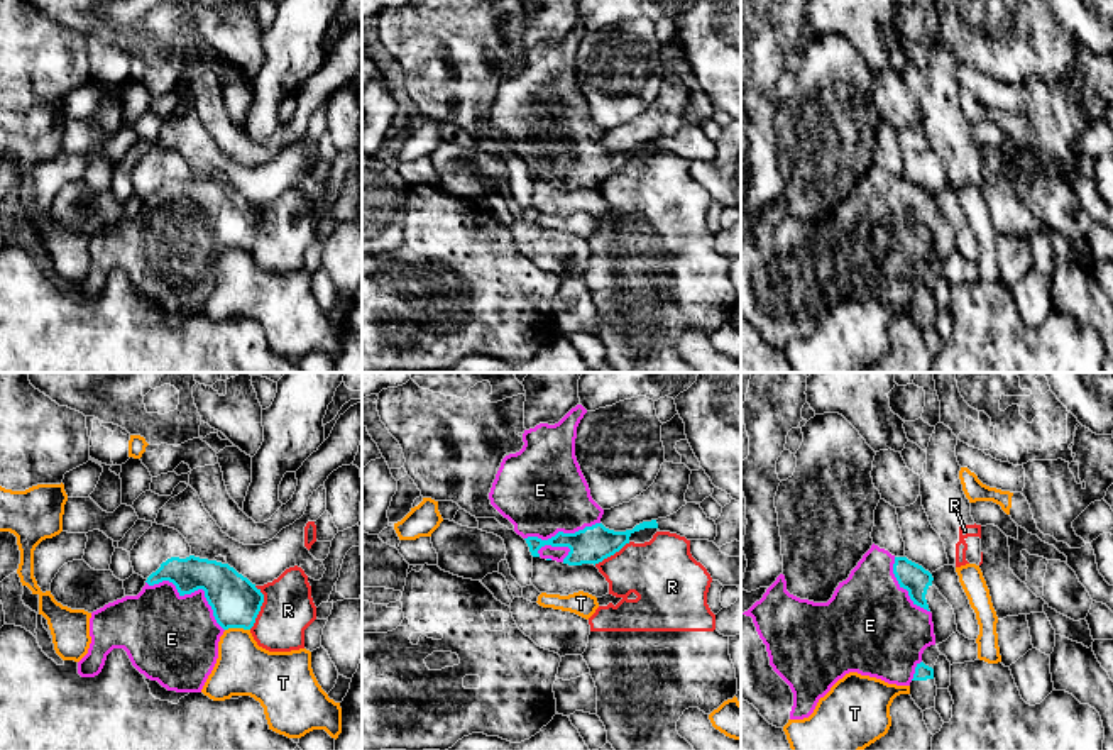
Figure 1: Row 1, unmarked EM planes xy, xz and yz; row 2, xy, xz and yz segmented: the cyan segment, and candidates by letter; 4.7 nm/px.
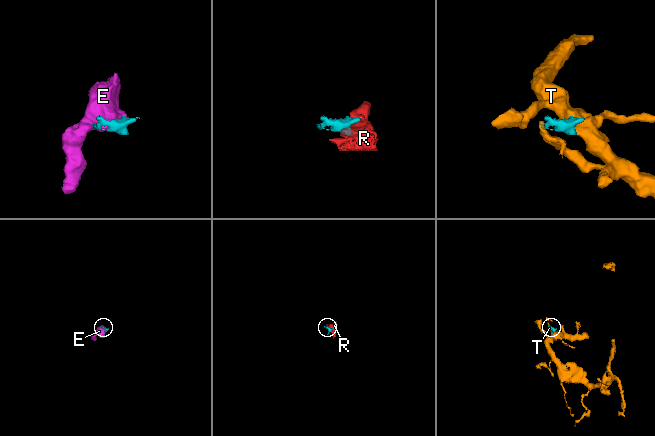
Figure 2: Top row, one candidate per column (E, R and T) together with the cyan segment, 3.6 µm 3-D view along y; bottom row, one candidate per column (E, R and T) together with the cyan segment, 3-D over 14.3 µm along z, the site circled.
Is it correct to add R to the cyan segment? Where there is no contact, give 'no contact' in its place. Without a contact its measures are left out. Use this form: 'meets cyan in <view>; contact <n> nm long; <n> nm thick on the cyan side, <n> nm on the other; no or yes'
meets cyan in xy; contact 220 nm long; 240 nm thick on the cyan side, 240 nm on the other; no

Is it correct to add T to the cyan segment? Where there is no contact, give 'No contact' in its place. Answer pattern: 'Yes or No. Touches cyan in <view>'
No. Touches cyan in xy

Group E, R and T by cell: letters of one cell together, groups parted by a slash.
E / R / T

